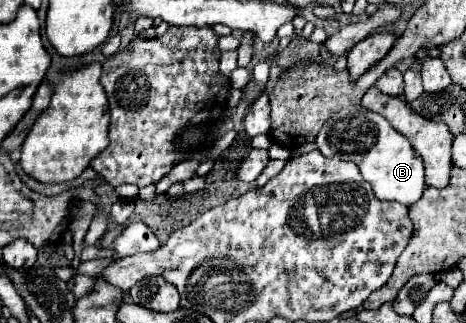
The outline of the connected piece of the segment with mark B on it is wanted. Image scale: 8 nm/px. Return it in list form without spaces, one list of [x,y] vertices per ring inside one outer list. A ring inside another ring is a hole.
[[[347,106],[335,114],[319,132],[315,144],[323,156],[355,162],[363,180],[371,184],[375,196],[381,200],[395,200],[403,206],[413,206],[425,190],[425,170],[421,156],[383,116],[369,112],[363,106]]]

